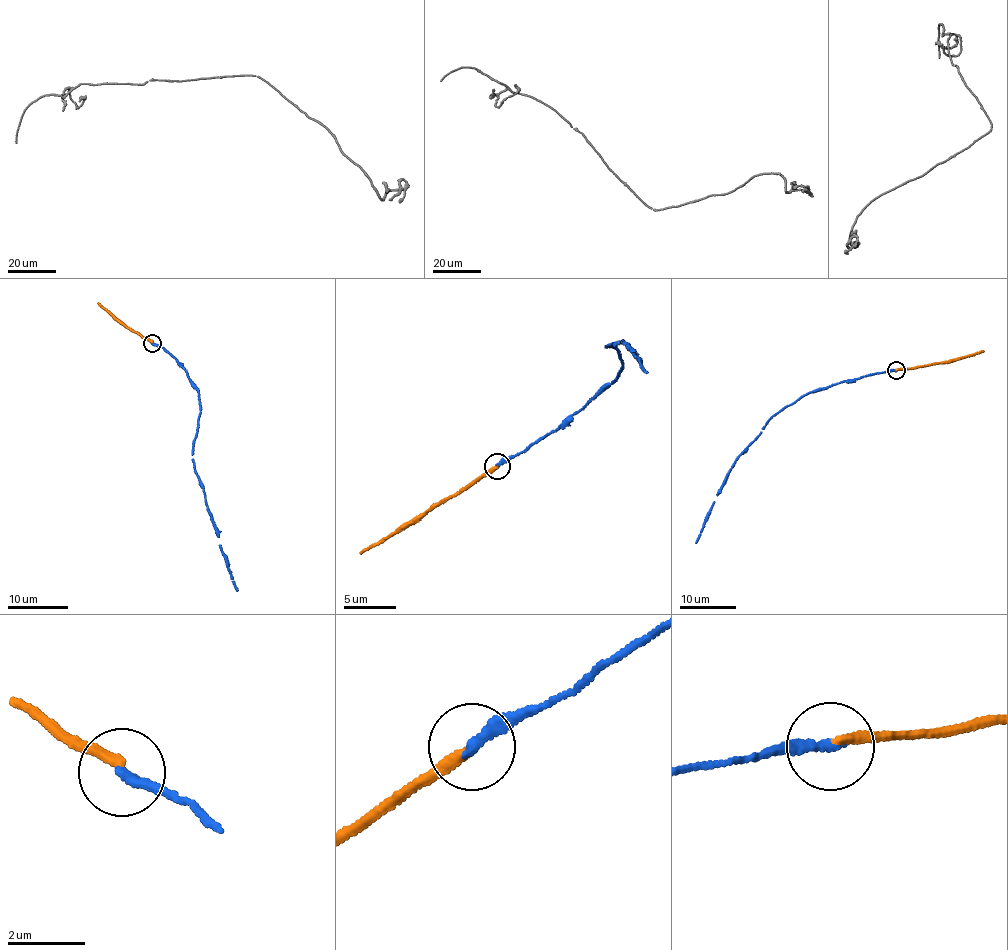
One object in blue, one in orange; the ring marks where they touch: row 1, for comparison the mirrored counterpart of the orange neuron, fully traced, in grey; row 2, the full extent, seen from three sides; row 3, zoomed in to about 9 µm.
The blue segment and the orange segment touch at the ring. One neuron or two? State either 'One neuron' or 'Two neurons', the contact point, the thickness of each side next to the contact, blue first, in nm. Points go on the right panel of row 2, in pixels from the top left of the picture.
Two neurons. Place: (896, 370). Thickness 280 nm (blue) against 240 nm

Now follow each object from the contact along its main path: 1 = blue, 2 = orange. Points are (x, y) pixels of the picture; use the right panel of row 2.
1: (896, 370), (811, 391), (770, 418), (730, 469), (696, 543)
2: (896, 369), (984, 350)

